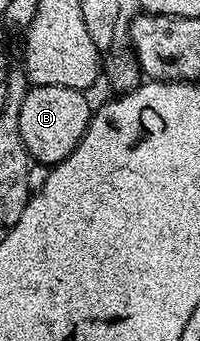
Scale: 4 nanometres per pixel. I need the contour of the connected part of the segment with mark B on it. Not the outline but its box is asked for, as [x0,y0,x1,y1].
[19,86,93,167]

